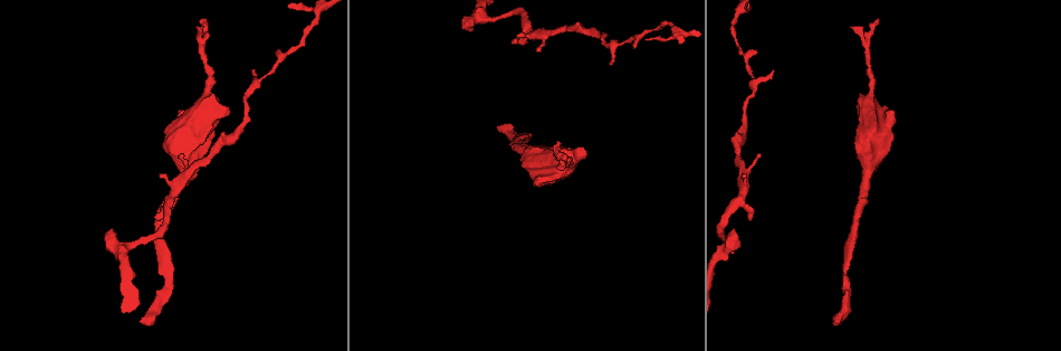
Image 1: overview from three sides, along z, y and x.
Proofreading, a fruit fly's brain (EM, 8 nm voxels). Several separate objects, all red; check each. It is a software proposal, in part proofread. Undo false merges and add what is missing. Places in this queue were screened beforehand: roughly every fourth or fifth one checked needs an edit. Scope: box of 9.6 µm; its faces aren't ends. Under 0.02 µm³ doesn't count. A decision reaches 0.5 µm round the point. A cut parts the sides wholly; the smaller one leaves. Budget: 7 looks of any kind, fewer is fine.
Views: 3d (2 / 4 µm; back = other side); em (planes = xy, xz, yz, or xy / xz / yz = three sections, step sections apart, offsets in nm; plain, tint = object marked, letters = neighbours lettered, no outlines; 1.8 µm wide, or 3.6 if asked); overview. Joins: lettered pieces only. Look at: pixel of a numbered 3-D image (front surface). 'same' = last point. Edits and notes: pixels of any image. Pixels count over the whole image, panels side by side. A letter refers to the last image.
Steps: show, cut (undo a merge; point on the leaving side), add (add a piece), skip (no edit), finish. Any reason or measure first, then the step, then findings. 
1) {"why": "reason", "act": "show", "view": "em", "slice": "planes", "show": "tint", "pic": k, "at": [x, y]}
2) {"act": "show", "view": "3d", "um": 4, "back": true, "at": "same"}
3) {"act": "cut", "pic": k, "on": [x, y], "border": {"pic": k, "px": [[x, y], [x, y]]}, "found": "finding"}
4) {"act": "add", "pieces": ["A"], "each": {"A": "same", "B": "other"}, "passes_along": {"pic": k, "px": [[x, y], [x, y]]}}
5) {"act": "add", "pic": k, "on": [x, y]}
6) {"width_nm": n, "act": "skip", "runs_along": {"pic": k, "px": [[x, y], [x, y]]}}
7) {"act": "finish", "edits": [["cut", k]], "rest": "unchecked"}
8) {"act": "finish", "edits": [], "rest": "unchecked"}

{"why": "branch stops here", "act": "show", "view": "em", "slice": "xz", "step": 4, "show": "letters", "pic": 1, "at": [252, 70]}

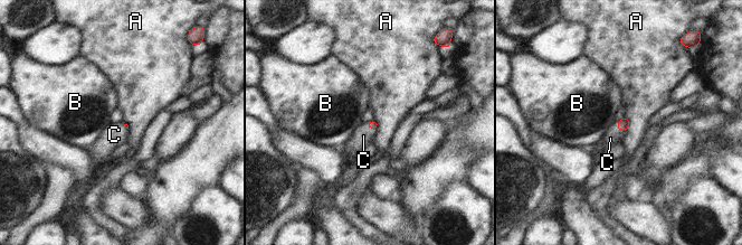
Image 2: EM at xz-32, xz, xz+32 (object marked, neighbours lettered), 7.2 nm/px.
{"why": "cut it another way", "act": "show", "view": "em", "slice": "planes", "show": "letters", "at": "same"}

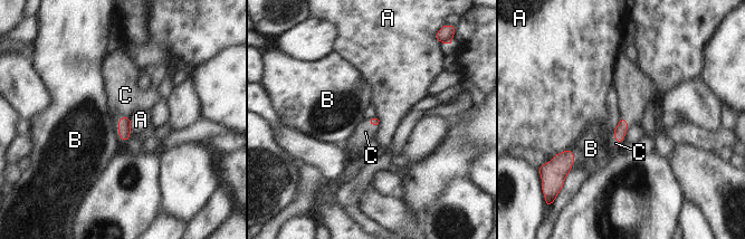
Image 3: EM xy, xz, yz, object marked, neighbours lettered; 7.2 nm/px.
{"longest_contact_nm": ["C", 200], "act": "add", "pic": 3, "on": [125, 95], "each": {"A": "other", "B": "other", "C": "same"}, "passes_along": {"pic": 3, "px": [[124, 124], [118, 125], [125, 95]]}, "found": "the neuron continues"}

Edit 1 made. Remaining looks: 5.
{"why": "branch stops here", "act": "show", "view": "3d", "um": 4, "pic": 1, "at": [198, 26]}

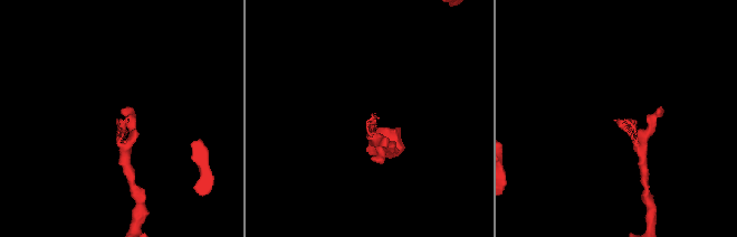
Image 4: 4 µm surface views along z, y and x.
{"act": "show", "view": "em", "slice": "planes", "show": "plain", "pic": 4, "at": [118, 120]}

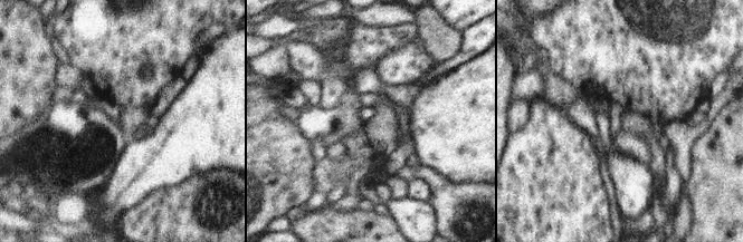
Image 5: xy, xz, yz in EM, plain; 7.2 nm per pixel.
{"act": "show", "view": "em", "slice": "planes", "show": "letters", "at": "same"}

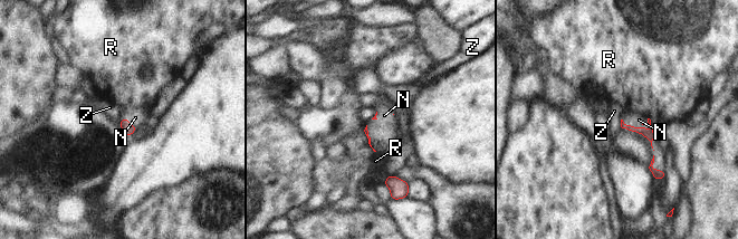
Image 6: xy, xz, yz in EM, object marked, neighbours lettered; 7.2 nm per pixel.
{"act": "add", "pic": 6, "on": [135, 117], "each": {"N": "same", "R": "other", "Z": "other"}, "found": "the neuron continues"}

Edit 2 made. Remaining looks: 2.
{"act": "finish", "edits": [["add", 3], ["add", 6]], "rest": "unchecked"}

